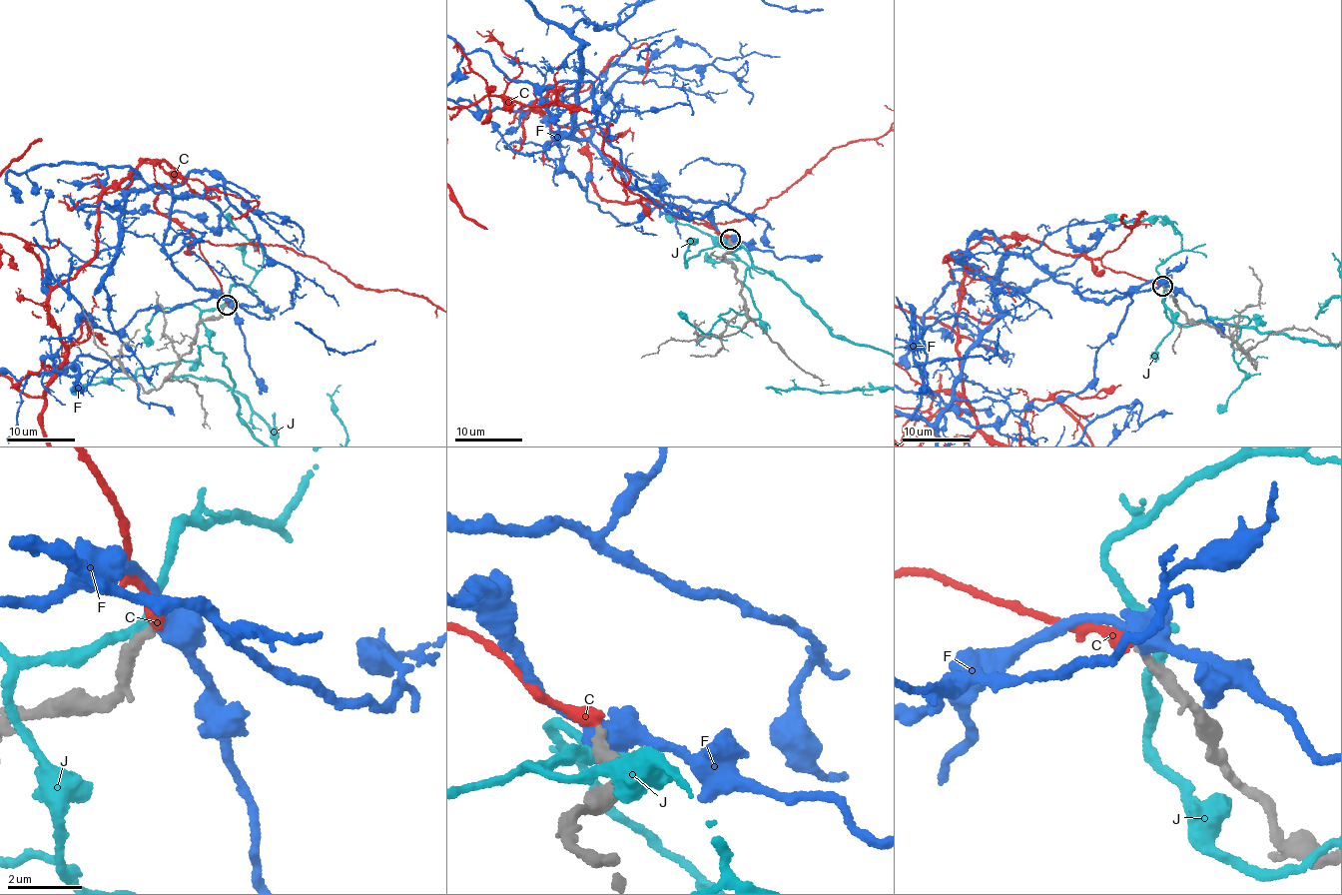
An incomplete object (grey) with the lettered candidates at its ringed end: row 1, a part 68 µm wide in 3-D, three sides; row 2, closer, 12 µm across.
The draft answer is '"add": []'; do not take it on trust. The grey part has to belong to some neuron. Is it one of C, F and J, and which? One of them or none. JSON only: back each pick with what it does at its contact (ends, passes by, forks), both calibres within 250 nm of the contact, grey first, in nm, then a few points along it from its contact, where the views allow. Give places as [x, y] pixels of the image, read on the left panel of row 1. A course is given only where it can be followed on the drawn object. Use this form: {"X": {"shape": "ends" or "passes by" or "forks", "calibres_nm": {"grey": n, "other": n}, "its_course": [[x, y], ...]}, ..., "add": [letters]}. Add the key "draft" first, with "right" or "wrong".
{"draft": "right", "add": []}

